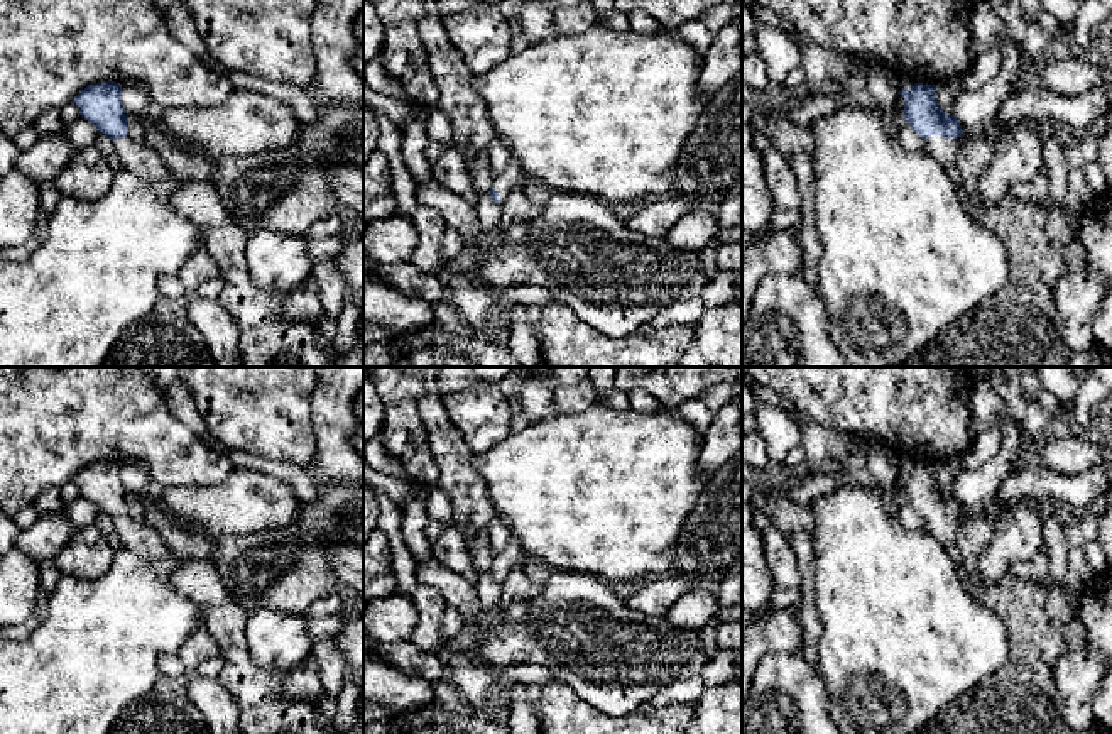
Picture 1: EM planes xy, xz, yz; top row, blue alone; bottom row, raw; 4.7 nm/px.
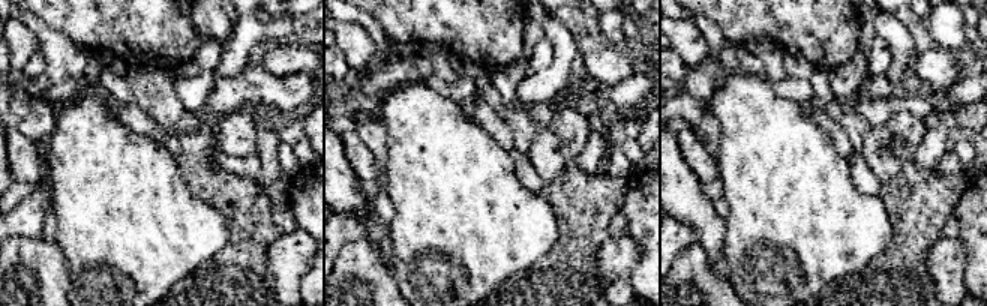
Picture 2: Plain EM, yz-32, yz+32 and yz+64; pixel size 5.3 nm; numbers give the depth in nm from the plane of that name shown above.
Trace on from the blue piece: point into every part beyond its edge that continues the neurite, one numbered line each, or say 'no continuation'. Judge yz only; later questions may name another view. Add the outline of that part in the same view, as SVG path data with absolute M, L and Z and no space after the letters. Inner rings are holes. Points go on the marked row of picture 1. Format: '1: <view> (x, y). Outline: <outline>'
1: yz (943, 151). Outline: M931 135L923 139L926 154L931 156L936 162L946 169L955 162L957 157L957 139L945 139L941 135Z

